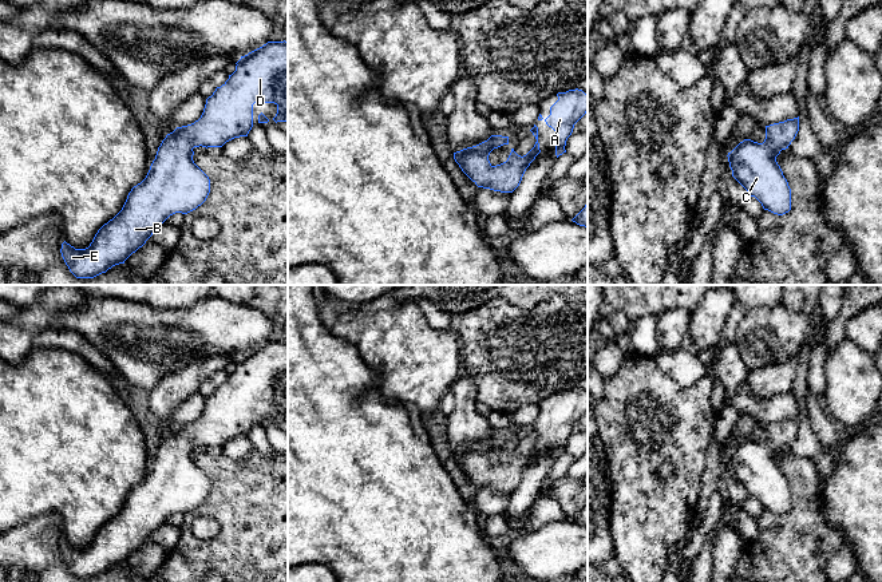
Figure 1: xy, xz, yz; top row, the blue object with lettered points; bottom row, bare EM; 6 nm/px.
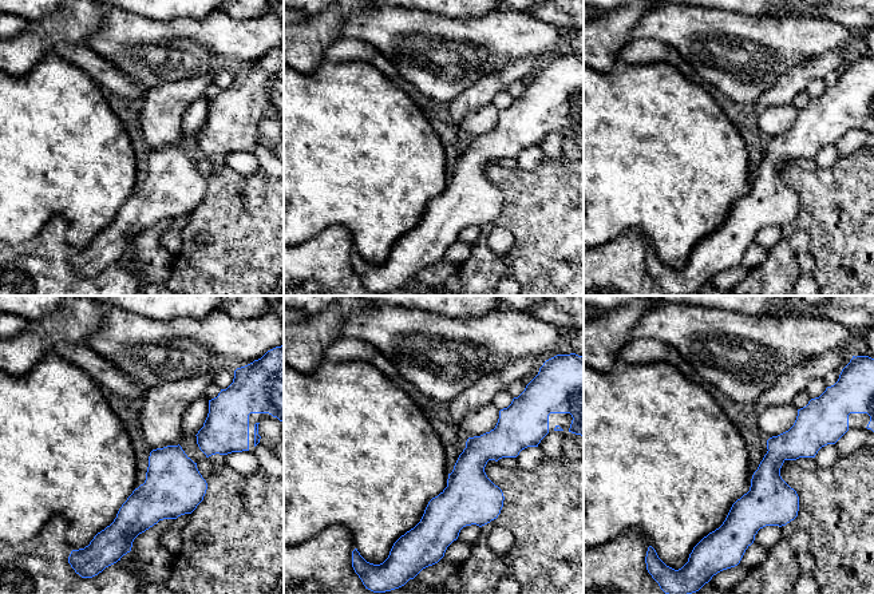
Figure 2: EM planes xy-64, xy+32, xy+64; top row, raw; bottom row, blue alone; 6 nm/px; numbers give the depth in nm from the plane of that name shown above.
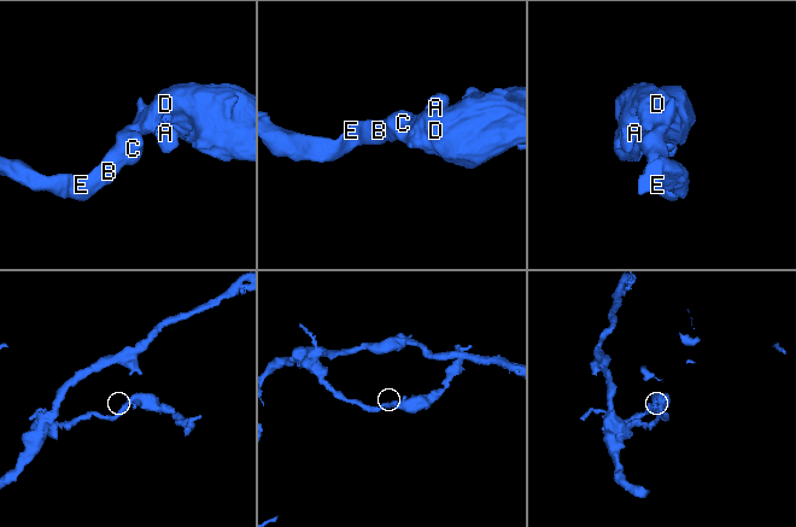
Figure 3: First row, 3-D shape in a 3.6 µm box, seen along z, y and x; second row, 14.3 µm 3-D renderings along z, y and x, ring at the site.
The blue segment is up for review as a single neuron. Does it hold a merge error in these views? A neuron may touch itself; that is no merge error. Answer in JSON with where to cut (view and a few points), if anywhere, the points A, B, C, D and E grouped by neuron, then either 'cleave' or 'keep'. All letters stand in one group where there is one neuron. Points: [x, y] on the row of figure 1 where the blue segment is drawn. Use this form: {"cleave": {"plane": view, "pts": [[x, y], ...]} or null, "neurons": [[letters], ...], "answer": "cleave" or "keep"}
{"cleave": null, "neurons": [["A", "B", "C", "D", "E"]], "answer": "keep"}

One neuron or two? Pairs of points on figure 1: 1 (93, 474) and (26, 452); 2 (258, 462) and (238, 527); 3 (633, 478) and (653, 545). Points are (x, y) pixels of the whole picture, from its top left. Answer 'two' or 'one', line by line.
1: one
2: one
3: one

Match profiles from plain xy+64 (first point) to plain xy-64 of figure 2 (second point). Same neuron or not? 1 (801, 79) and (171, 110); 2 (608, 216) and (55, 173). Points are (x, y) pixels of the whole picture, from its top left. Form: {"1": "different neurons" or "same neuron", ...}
{"1": "same neuron", "2": "same neuron"}

